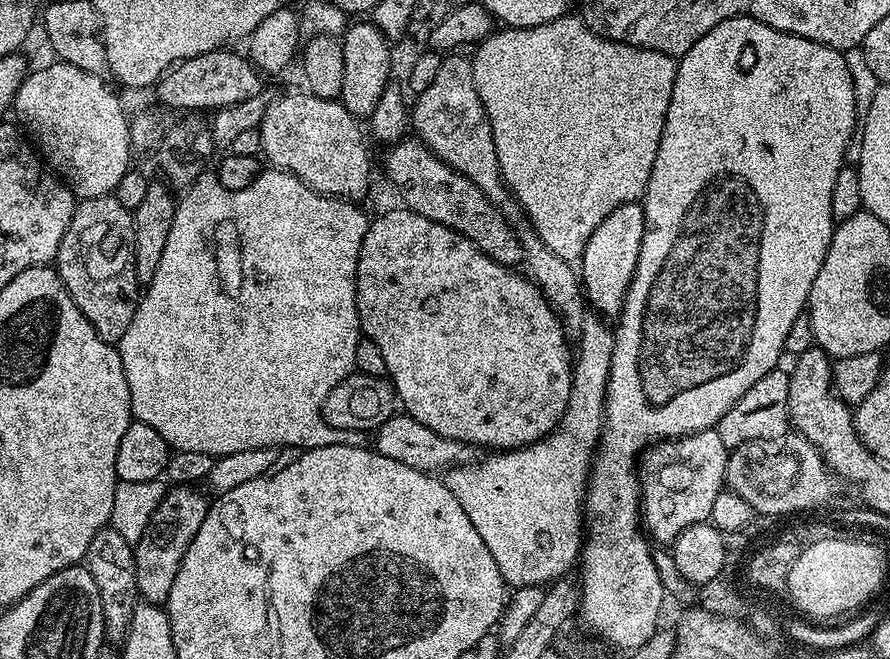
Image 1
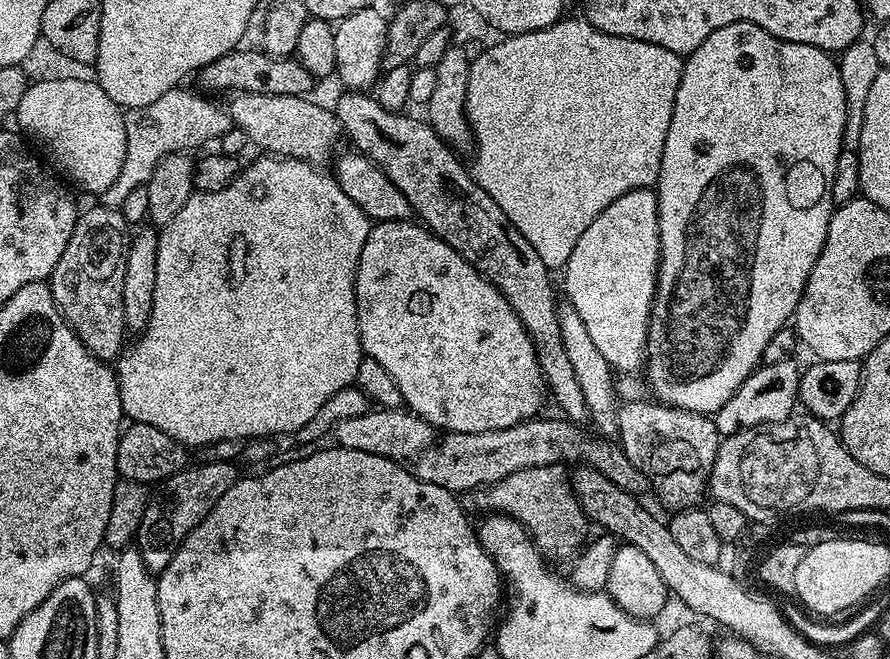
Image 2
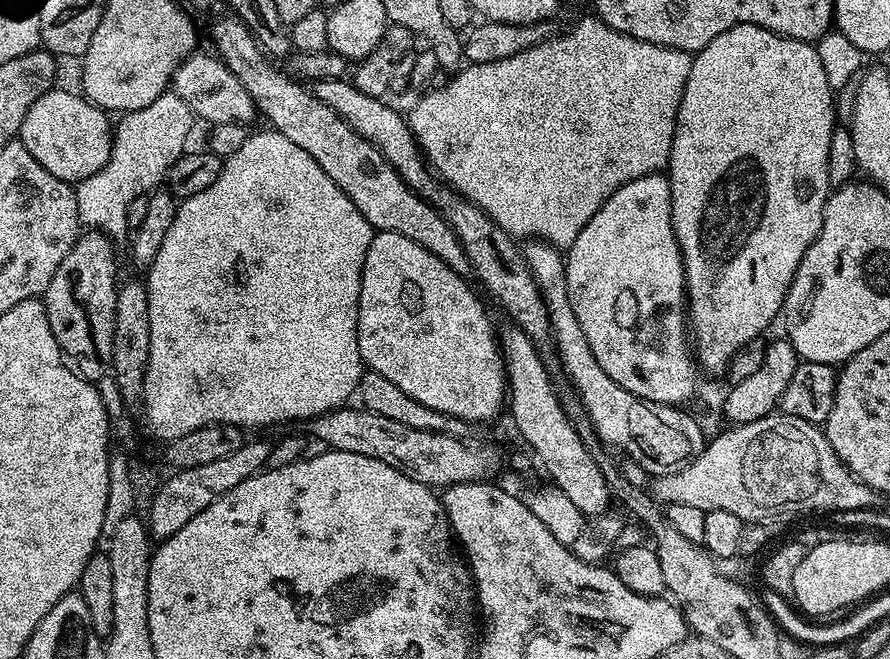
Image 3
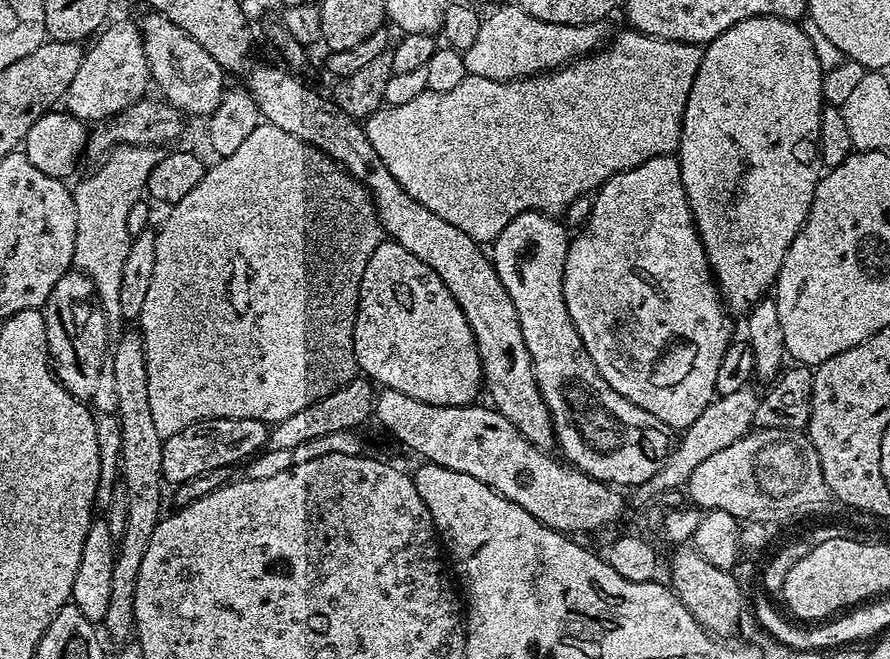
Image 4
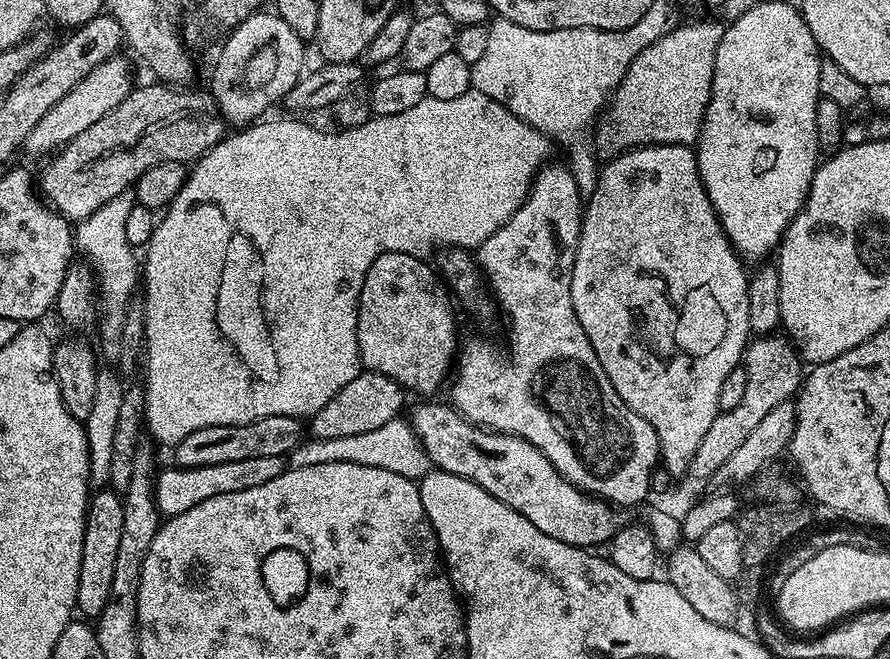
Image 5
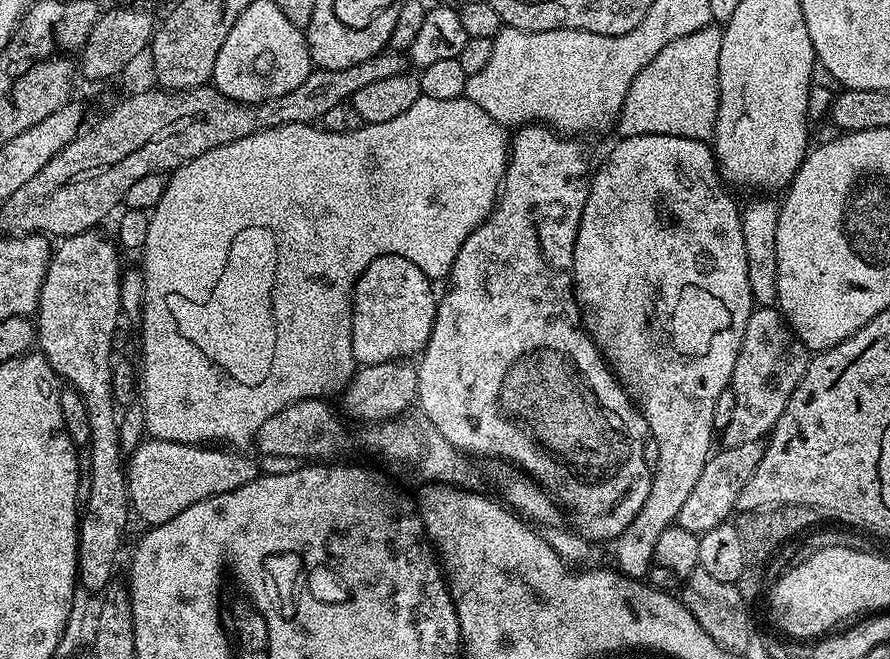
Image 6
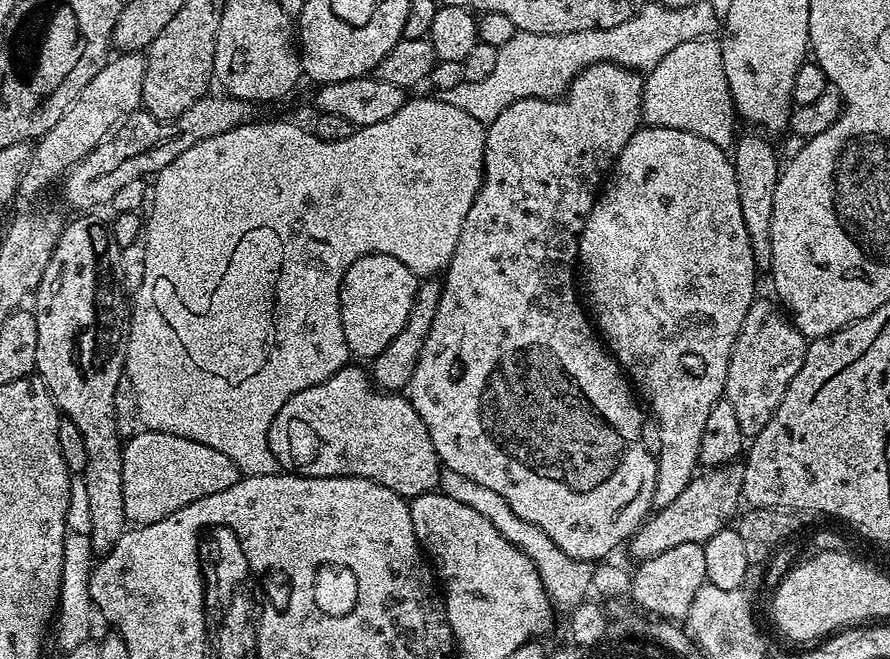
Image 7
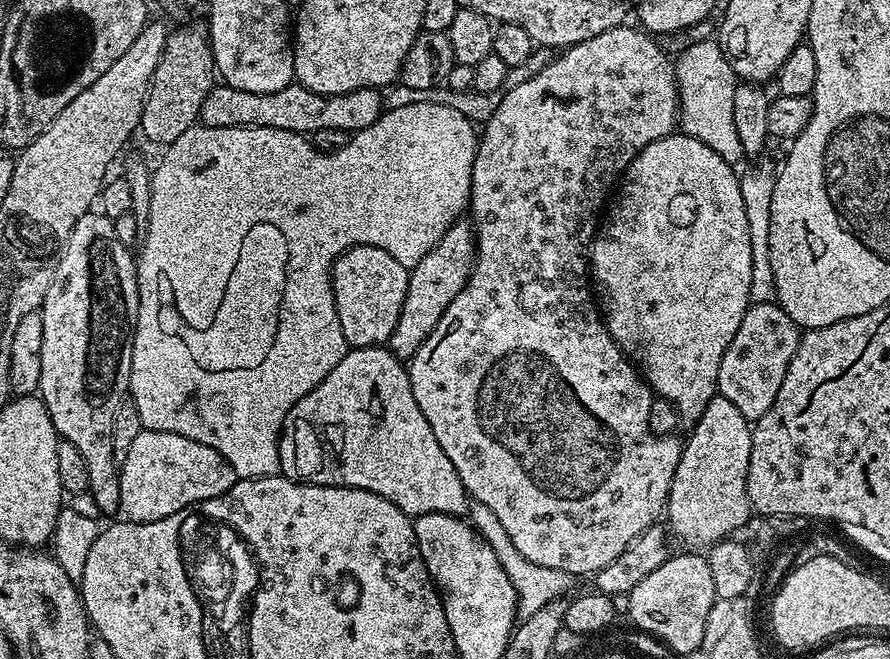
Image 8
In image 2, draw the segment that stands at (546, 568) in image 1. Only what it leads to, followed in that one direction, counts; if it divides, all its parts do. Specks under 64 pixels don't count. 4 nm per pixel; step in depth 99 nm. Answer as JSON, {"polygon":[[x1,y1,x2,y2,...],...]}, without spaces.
{"polygon":[[557,465,538,466,518,470,491,485,484,493,484,500,491,511,503,514,528,530,528,535,536,541,537,548,545,557,575,557,585,543,584,531,590,528,590,521,580,509,580,503,572,492,569,473]]}

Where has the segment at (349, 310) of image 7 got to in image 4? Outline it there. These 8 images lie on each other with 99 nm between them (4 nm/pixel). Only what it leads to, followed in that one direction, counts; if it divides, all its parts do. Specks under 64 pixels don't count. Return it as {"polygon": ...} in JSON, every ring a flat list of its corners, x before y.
{"polygon":[[395,242,380,244,370,256,370,262,366,264,366,270,362,274,360,283,360,305,356,311,356,329,352,335,352,349,356,354,356,367,365,377,371,378,377,385,393,388,402,394,410,394,410,398,418,398,418,402,426,402,434,406,466,406,479,397,476,396,479,392,481,395,484,371,480,365,480,351,476,345,476,339,466,322,466,314,462,314,458,302,454,302,454,294,450,294,442,278,438,278,438,274,430,270,426,262,410,254,410,250,406,250,401,244]]}

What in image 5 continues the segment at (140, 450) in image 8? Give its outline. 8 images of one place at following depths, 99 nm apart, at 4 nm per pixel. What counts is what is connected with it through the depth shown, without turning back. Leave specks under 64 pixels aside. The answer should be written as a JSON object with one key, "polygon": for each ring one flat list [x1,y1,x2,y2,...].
{"polygon":[[282,456,241,458,239,462,218,462,218,466,169,467,165,472,163,469,154,481,156,509,164,518,186,514,190,506,198,506,198,502,206,502,206,498,218,498,218,494,234,494,237,490,250,490,254,486,262,486,284,472,286,460]]}

